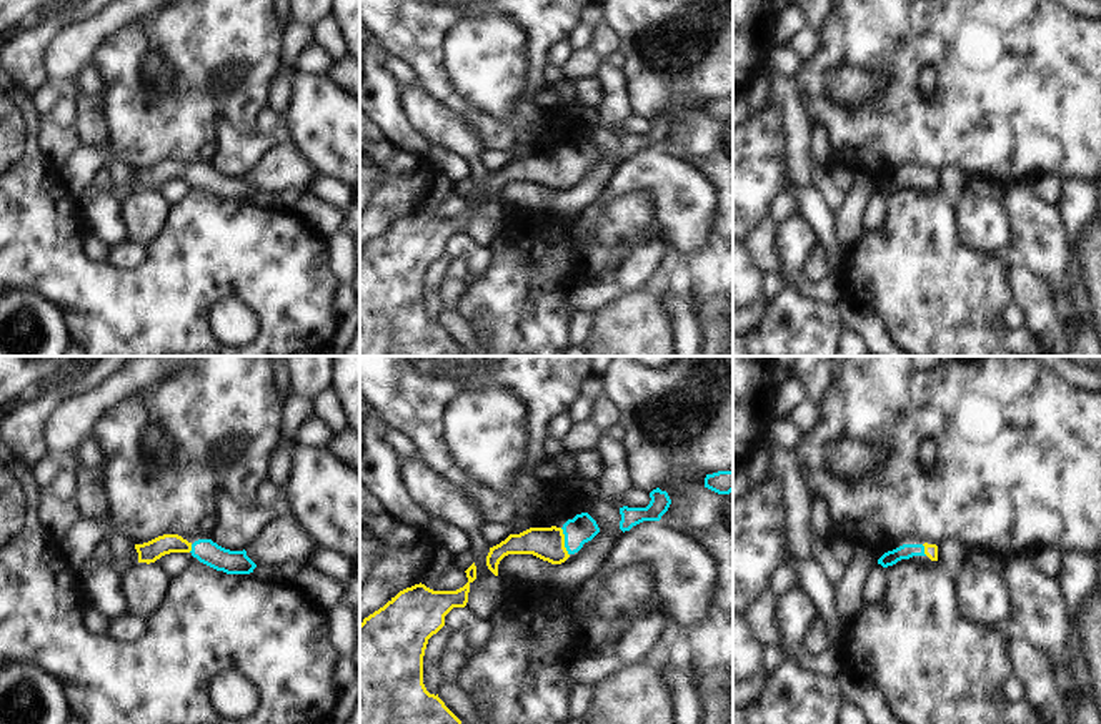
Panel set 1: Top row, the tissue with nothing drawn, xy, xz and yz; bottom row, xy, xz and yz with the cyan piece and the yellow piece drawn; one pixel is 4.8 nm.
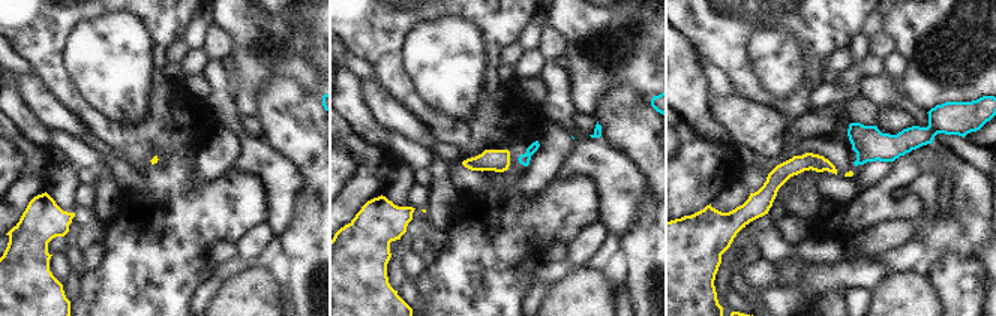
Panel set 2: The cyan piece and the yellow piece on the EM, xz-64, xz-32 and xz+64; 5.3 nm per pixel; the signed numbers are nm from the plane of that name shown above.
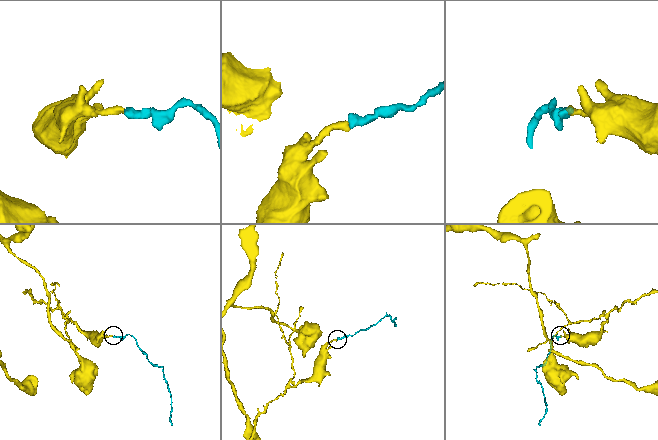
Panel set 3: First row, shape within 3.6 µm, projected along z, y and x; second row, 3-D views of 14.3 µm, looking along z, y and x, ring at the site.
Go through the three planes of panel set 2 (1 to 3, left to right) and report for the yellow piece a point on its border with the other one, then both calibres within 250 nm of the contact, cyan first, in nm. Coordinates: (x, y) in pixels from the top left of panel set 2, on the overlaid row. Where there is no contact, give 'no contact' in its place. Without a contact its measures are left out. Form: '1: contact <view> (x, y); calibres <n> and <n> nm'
1: no contact
2: no contact
3: no contact

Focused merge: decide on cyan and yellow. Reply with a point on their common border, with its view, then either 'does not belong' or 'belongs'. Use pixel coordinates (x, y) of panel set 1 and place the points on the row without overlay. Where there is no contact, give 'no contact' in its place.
meets cyan in xz at (565, 168); belongs

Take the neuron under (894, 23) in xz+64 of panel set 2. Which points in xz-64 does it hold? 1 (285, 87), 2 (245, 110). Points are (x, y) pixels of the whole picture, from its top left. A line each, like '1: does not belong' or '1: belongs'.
1: does not belong
2: belongs

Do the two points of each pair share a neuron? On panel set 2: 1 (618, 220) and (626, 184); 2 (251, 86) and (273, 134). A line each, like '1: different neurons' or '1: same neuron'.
1: same neuron
2: different neurons

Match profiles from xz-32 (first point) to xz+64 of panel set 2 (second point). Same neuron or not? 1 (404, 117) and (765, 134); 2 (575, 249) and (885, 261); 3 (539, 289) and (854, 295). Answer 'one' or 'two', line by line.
1: one
2: one
3: one

